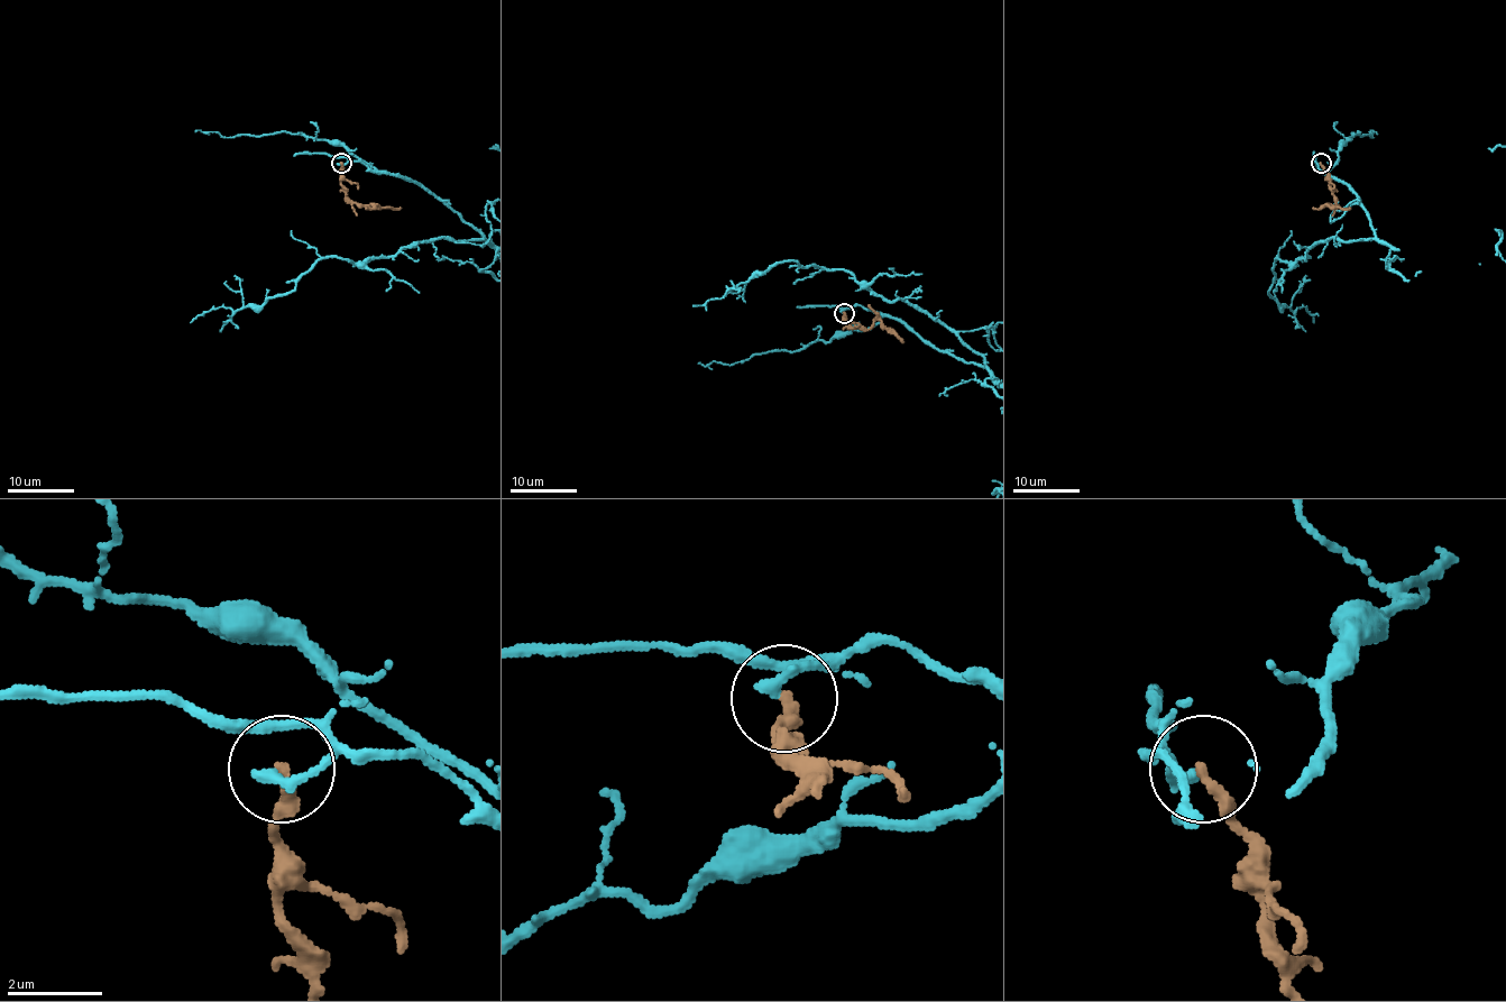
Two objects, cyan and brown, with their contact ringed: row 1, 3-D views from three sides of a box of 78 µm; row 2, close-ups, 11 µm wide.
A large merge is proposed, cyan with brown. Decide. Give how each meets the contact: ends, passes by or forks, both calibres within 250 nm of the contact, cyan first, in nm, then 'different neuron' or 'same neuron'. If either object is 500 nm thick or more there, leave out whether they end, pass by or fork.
cyan ends; brown ends; calibres 280 and 280 nm; different neuron

